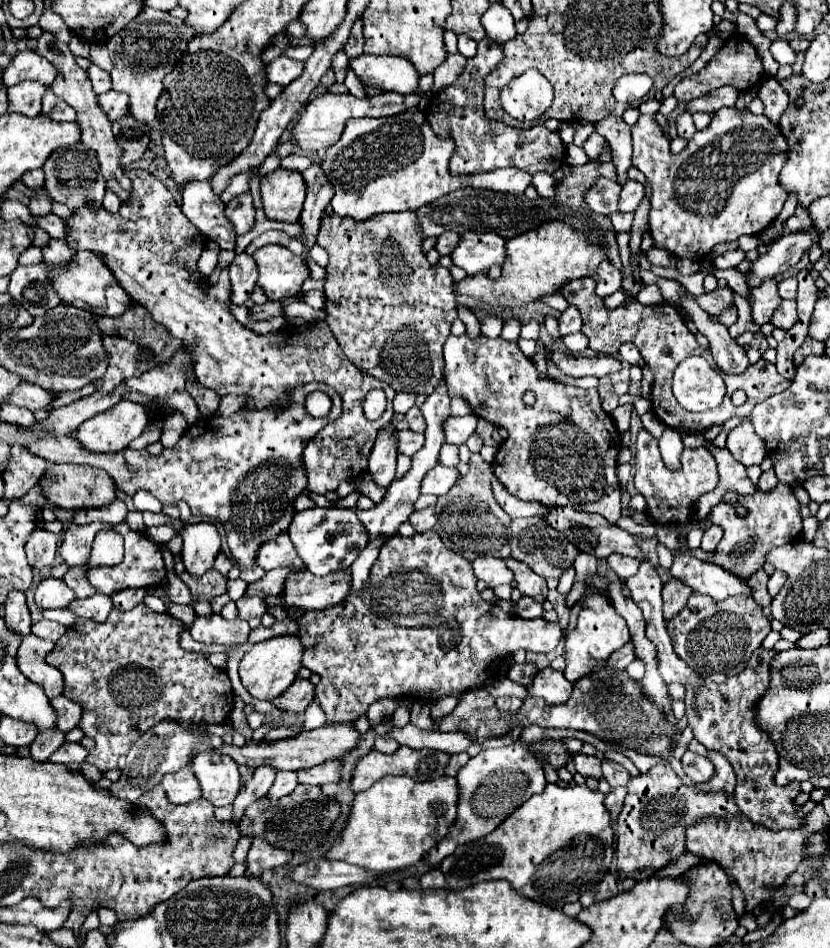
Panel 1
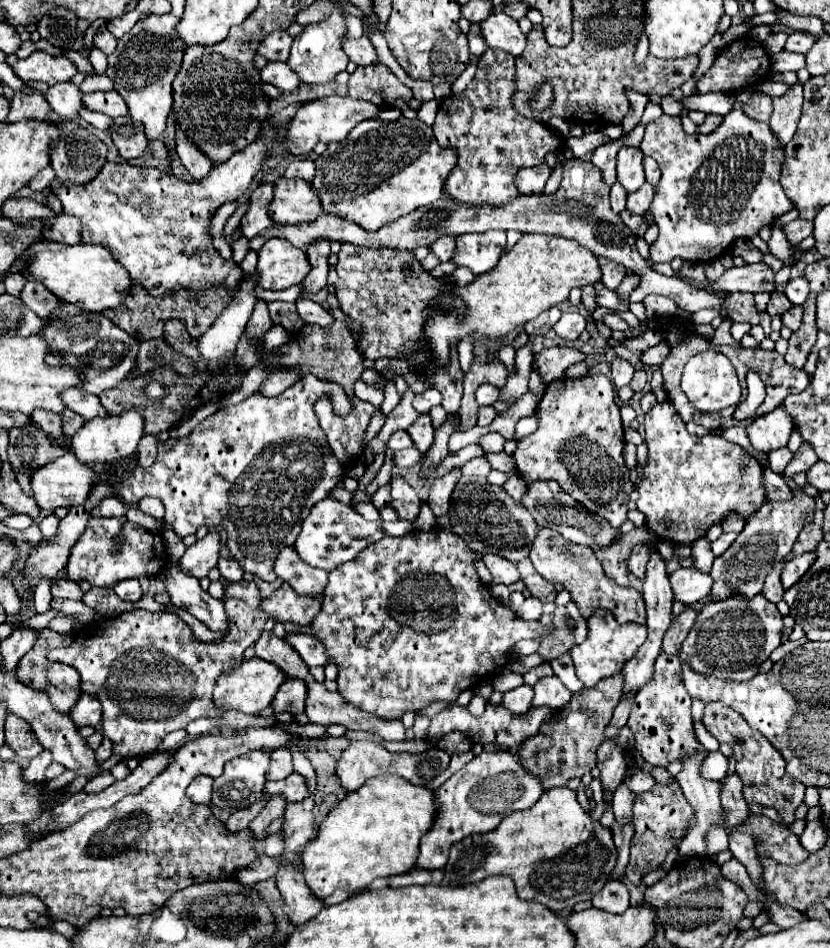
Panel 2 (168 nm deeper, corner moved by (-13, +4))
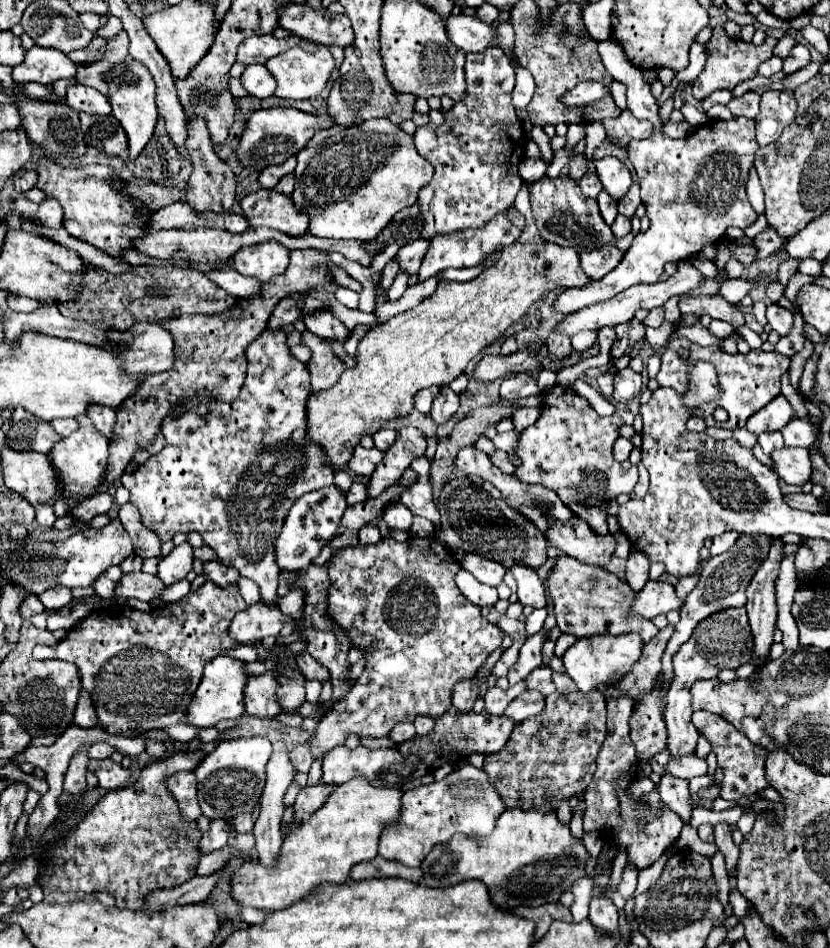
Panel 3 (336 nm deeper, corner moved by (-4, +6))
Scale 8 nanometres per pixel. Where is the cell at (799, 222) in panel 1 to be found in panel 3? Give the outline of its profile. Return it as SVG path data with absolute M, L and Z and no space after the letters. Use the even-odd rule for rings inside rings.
M767 227L753 239L753 247L757 249L757 259L765 259L783 247L783 239L771 227Z

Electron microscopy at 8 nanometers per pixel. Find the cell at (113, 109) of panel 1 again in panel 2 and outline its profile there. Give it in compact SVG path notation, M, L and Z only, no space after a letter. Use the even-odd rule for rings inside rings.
M106 91L106 93L86 93L82 95L84 105L88 105L92 111L106 113L110 117L120 117L128 113L126 101L116 93L116 91Z

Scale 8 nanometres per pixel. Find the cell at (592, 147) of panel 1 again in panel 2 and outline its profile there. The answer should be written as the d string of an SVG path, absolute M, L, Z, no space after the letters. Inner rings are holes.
M624 139L608 141L608 143L600 145L598 149L594 149L594 153L592 153L592 163L596 163L600 167L608 185L616 183L616 153L622 145L624 145Z

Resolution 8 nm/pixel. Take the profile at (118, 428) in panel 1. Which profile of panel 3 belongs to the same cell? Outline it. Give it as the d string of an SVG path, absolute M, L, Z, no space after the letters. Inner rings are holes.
M81 427L69 437L63 437L59 443L55 443L55 447L49 451L47 457L51 459L51 465L59 475L59 481L61 481L59 491L63 491L65 501L95 493L95 487L99 487L99 483L103 483L103 477L105 477L107 457L109 457L107 451L109 451L109 441L103 435L99 435L95 427Z

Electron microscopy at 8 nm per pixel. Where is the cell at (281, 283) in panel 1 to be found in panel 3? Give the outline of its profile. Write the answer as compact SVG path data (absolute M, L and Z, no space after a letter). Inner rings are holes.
M273 239L239 249L231 257L231 267L243 275L253 275L267 283L273 275L281 275L289 263L289 249Z

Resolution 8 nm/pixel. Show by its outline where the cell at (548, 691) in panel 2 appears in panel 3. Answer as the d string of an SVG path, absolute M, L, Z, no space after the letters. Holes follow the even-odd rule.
M523 691L515 701L509 703L505 715L511 717L515 723L525 721L527 717L535 717L543 711L545 707L545 697L539 695L539 691Z

